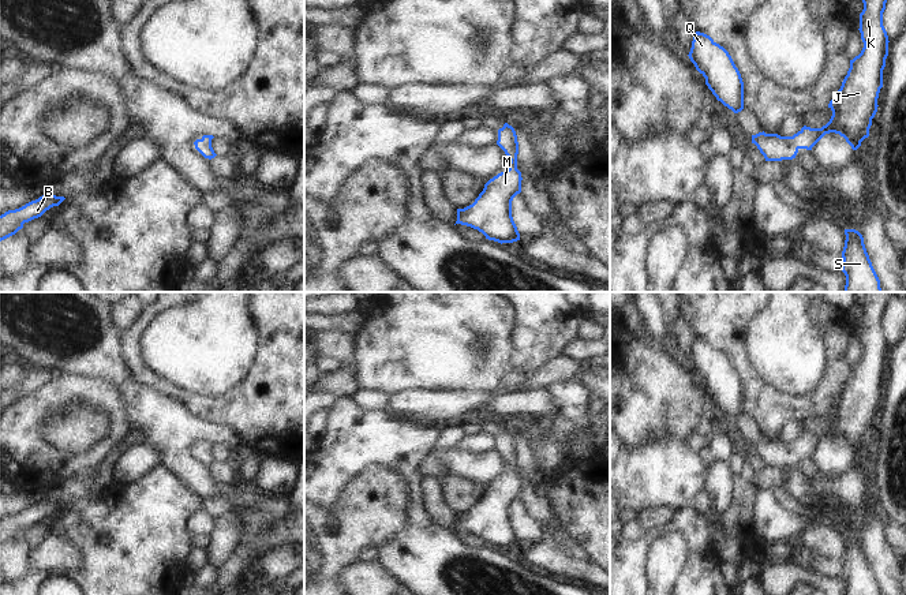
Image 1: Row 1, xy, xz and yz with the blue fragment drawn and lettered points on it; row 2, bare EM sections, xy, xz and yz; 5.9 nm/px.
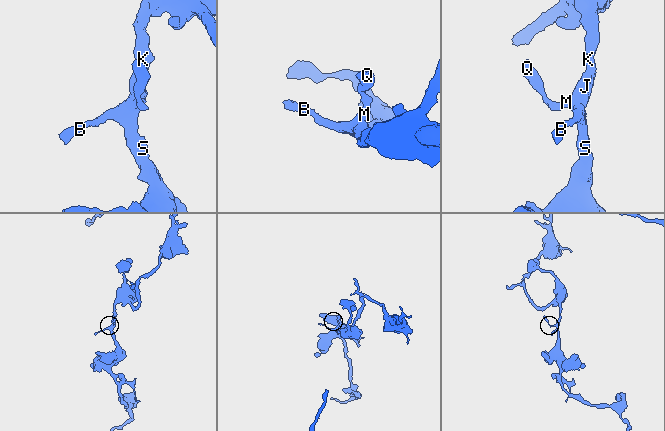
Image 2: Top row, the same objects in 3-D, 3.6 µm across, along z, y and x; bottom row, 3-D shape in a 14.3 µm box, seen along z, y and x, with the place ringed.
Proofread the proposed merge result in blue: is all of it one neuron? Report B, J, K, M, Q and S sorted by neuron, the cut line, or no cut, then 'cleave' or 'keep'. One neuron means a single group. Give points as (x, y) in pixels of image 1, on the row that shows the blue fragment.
groups B J K M Q S; cut none; keep

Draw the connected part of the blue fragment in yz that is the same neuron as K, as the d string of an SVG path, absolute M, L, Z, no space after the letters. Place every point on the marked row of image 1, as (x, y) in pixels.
M862 0L862 3L858 30L864 48L850 60L850 68L842 86L828 104L832 111L830 121L821 128L804 126L793 136L764 131L752 135L752 143L757 146L765 161L793 160L800 149L812 150L830 132L843 136L853 150L857 150L869 136L872 119L879 106L877 98L883 87L883 70L890 41L883 26L887 0Z

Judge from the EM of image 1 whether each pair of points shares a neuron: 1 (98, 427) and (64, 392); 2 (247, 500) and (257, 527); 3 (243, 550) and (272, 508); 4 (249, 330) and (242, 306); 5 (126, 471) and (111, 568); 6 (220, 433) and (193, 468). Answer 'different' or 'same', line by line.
1: different
2: different
3: different
4: same
5: different
6: same

